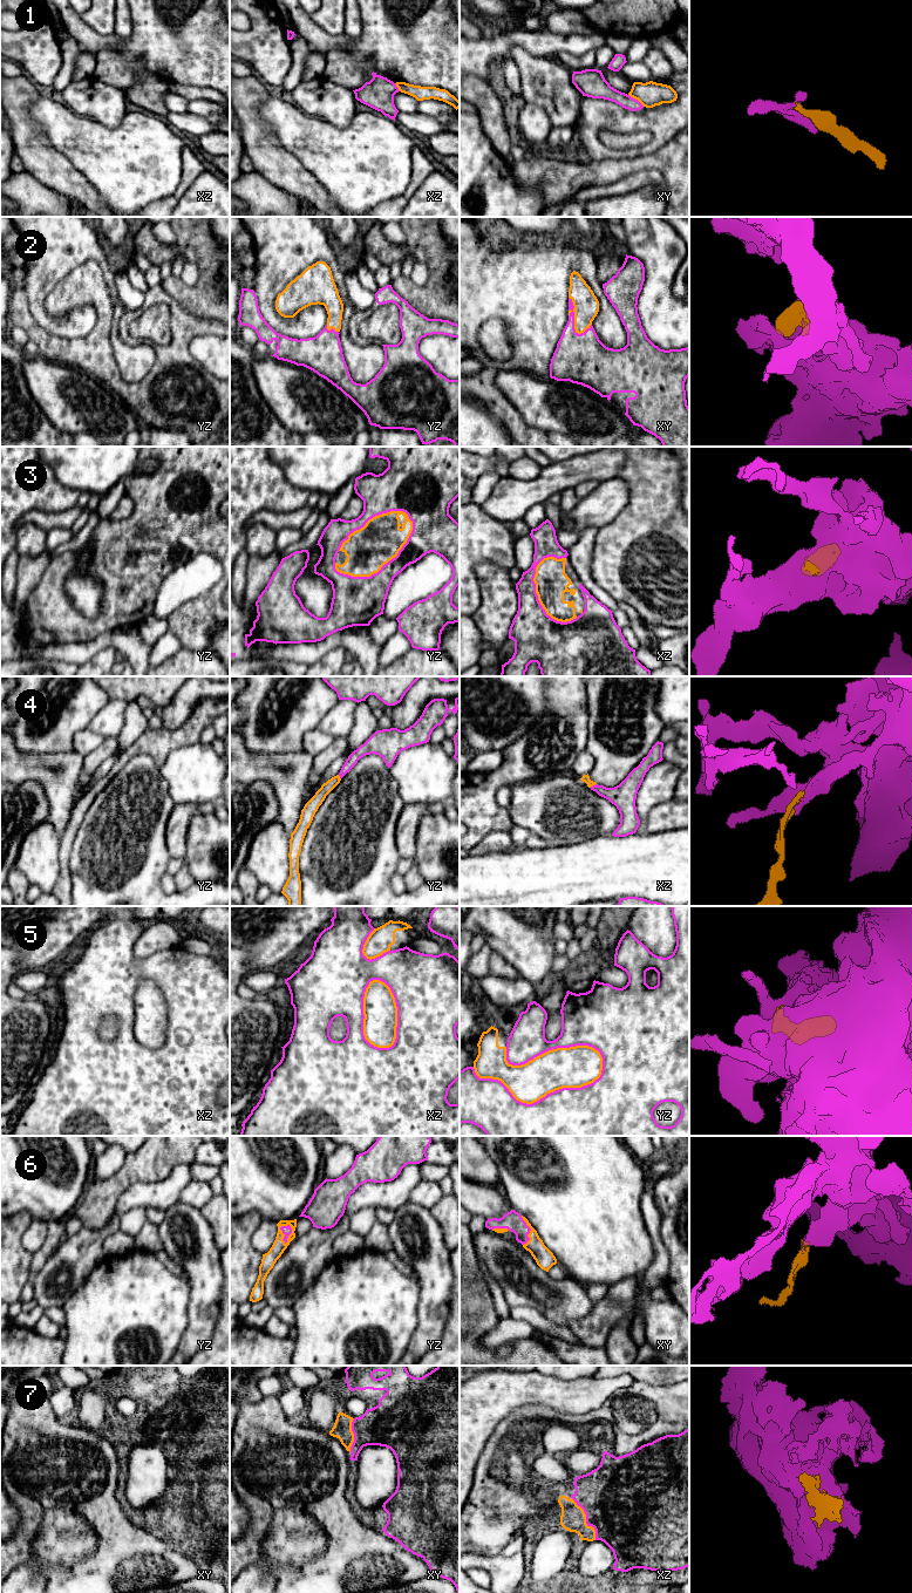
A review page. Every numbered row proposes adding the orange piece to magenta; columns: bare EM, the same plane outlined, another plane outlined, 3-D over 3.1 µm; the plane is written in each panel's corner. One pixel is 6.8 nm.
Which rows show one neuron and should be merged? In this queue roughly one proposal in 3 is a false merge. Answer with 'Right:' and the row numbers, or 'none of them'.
Right: 2, 3, 4, 6, 7

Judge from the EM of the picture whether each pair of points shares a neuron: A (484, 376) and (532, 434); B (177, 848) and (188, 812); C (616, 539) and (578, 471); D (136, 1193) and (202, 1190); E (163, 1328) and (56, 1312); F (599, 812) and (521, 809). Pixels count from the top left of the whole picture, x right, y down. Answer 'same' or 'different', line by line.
A: same
B: same
C: different
D: different
E: different
F: same

